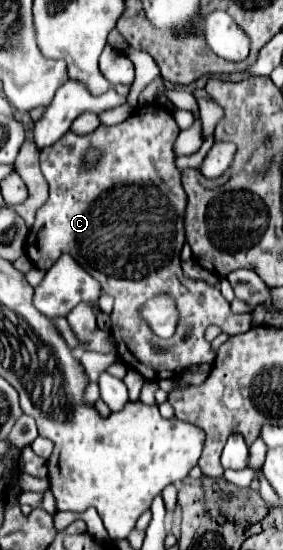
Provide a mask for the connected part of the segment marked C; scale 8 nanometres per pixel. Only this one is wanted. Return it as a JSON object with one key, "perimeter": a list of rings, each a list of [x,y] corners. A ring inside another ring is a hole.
{"perimeter":[[[156,104],[138,106],[128,120],[116,126],[100,124],[88,136],[78,136],[74,132],[64,134],[56,144],[40,150],[40,168],[50,186],[50,196],[46,204],[36,212],[34,228],[28,238],[28,256],[36,268],[48,270],[60,254],[70,254],[78,260],[82,268],[86,268],[100,284],[102,292],[114,298],[114,310],[110,314],[112,320],[112,336],[116,342],[118,358],[124,366],[134,368],[146,380],[158,382],[166,378],[176,378],[190,364],[212,364],[216,352],[204,340],[204,332],[208,326],[218,326],[222,332],[234,336],[242,334],[250,328],[250,314],[234,316],[230,312],[230,304],[218,292],[218,286],[208,286],[202,280],[190,280],[182,274],[180,268],[180,250],[186,240],[184,232],[184,208],[186,194],[180,186],[180,174],[174,166],[174,140],[180,128],[172,118],[168,108],[160,108]],[[94,148],[100,152],[98,162],[88,170],[84,166],[86,152]],[[160,294],[168,294],[174,298],[178,308],[178,326],[172,338],[162,340],[150,330],[146,320],[142,318],[142,306]],[[154,346],[164,348],[164,352],[156,352]]]}

